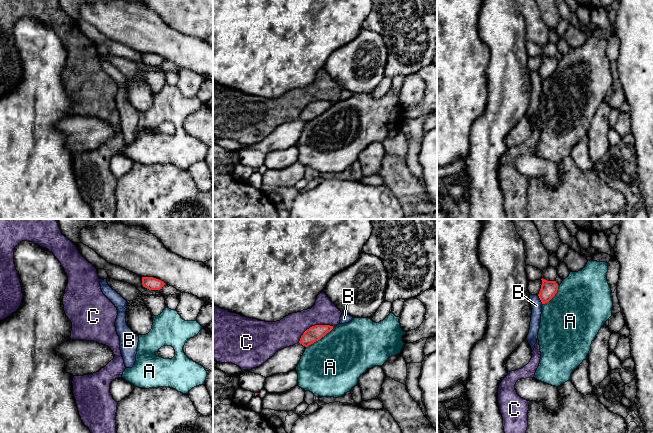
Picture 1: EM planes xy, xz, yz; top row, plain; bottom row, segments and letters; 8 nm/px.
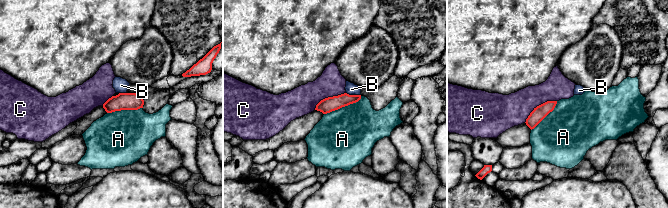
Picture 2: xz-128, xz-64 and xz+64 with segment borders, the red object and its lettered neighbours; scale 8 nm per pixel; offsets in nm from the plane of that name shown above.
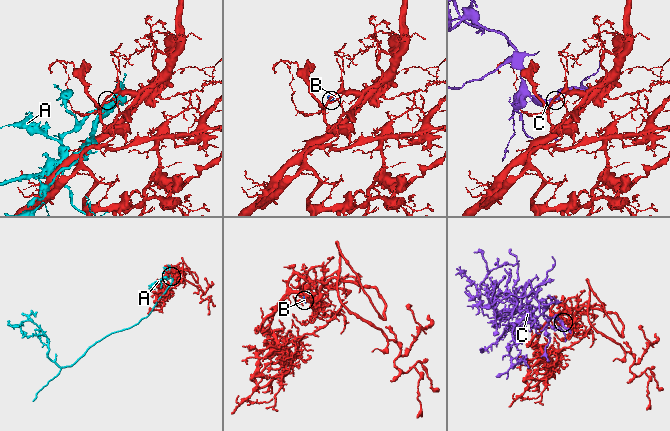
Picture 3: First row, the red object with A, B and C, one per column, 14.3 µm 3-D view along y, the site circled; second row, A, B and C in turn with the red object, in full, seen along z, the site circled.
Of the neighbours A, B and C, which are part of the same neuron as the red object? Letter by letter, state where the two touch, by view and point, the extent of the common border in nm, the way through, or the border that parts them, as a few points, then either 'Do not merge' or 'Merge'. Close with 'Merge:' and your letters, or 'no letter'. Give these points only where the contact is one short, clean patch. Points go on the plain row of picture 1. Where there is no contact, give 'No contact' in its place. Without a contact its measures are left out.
A: Touches red at xz (319, 115). Shared border 280 nm. Do not merge
B: Touches red at yz (540, 75). Shared border 90 nm. Boundary: yz (538, 71), (542, 80). Do not merge
C: Touches red at xz (313, 102). Shared border 320 nm. Do not merge
Merge: no letter

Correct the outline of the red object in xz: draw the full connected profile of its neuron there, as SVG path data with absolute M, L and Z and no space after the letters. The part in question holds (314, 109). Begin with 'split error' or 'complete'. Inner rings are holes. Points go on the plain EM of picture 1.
complete; M315 101L307 105L300 114L299 119L305 123L313 120L314 118L320 116L328 108L333 105L330 101Z

